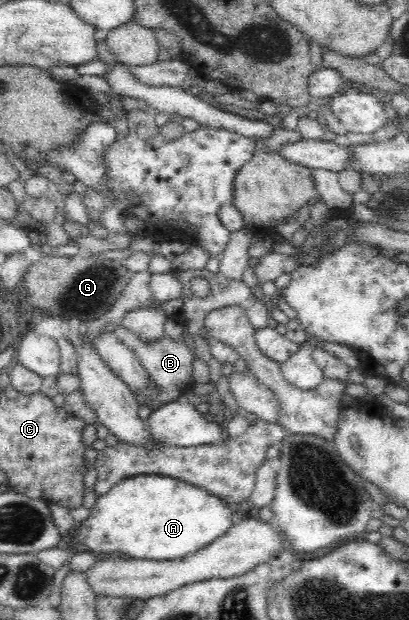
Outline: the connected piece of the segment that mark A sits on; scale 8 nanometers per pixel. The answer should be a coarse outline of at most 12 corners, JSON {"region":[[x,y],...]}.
{"region":[[163,475],[123,479],[76,524],[99,556],[174,560],[239,510]]}

